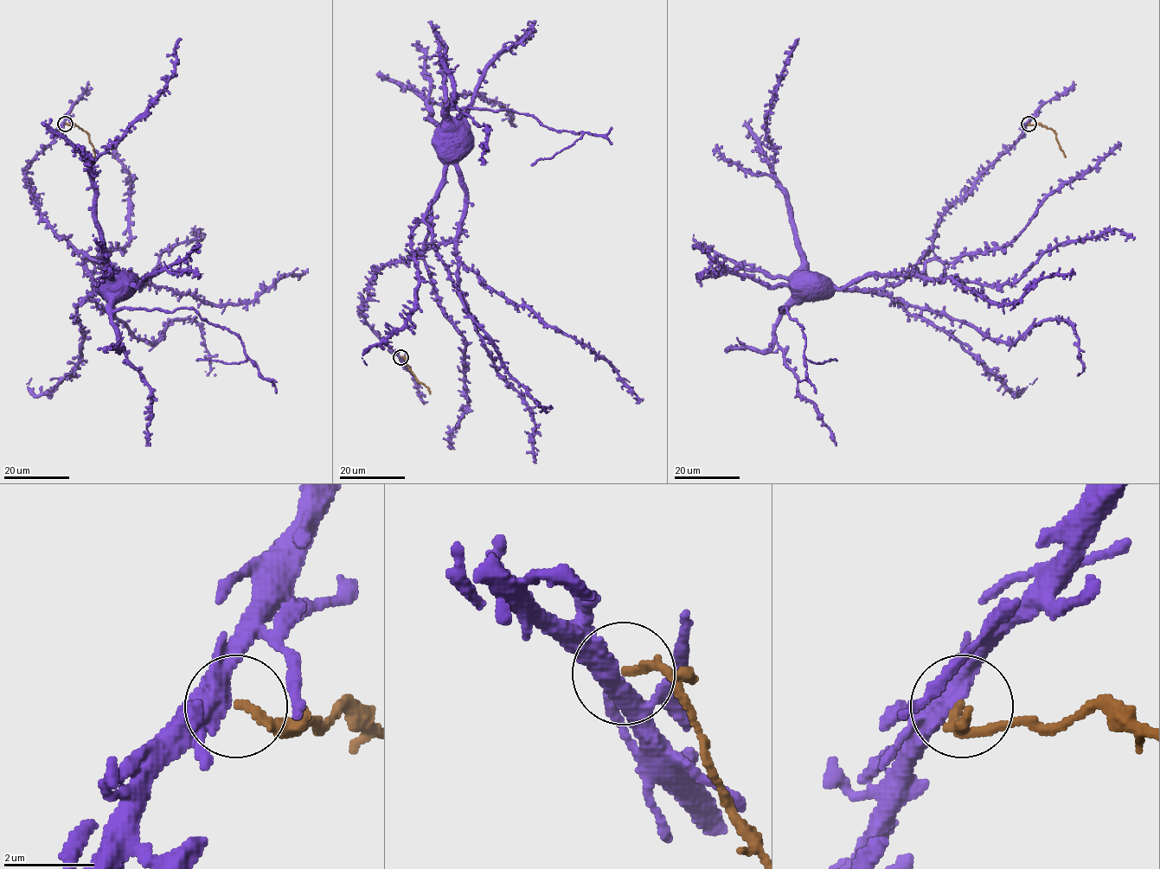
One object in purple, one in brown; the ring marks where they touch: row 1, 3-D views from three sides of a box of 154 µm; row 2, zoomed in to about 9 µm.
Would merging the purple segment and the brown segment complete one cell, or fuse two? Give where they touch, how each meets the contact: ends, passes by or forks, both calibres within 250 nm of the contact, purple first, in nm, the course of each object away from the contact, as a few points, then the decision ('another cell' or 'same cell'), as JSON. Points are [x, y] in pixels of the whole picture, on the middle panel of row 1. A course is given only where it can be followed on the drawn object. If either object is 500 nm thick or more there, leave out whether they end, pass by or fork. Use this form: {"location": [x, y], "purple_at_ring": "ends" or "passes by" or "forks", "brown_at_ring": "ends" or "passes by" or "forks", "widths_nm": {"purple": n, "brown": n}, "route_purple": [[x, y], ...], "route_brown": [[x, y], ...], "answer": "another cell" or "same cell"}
{"location": [400, 357], "purple_at_ring": "passes by", "brown_at_ring": "ends", "widths_nm": {"purple": 420, "brown": 170}, "route_purple": [[400, 357], [367, 322], [361, 308], [378, 271], [424, 251], [431, 202], [450, 149], [450, 124]], "route_brown": [[400, 357], [404, 358], [417, 380], [428, 388], [429, 393]], "answer": "another cell"}

